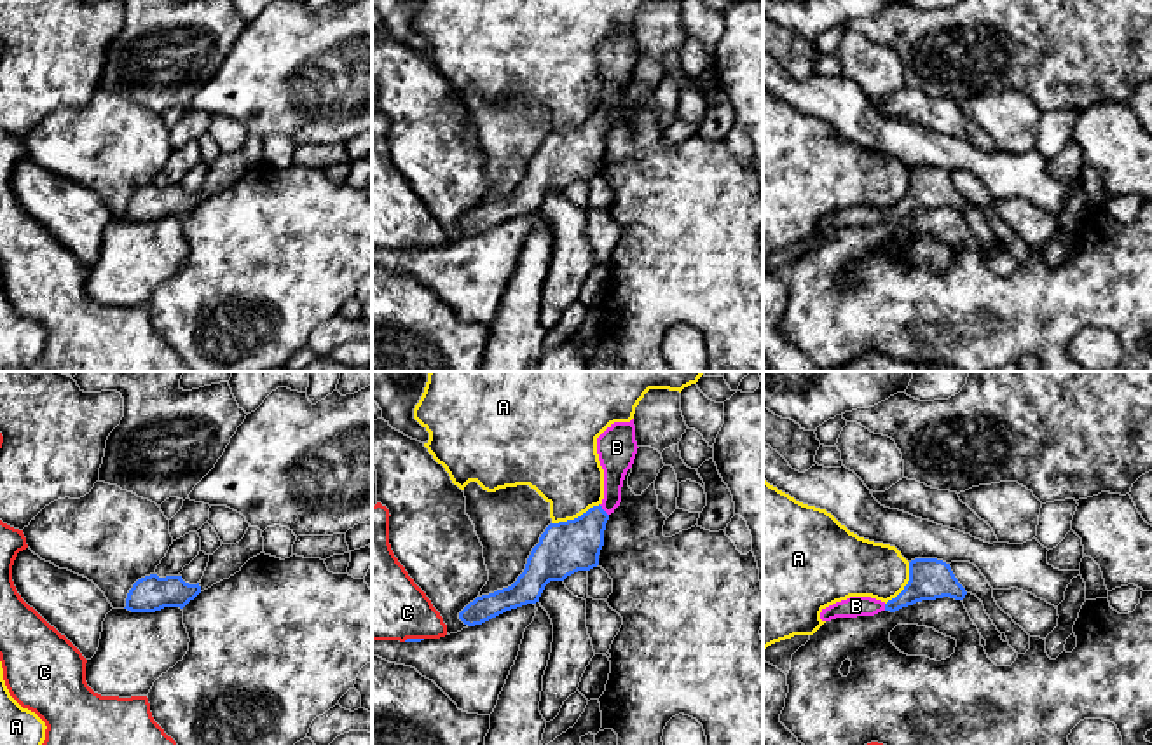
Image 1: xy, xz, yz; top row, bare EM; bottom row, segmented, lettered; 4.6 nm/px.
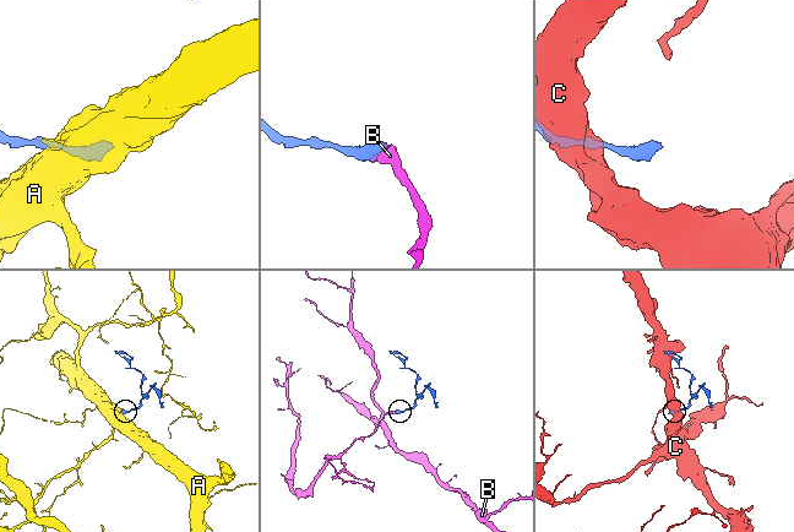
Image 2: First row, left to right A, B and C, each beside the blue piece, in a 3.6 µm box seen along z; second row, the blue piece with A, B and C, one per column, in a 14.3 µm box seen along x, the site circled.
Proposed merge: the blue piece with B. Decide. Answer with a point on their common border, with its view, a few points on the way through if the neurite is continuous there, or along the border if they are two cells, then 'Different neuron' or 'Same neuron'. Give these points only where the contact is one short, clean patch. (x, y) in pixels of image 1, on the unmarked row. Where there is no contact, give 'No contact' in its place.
Touches blue at xz (603, 119). Path across: xz (564, 157), (603, 119), (611, 110), (617, 67). Same neuron

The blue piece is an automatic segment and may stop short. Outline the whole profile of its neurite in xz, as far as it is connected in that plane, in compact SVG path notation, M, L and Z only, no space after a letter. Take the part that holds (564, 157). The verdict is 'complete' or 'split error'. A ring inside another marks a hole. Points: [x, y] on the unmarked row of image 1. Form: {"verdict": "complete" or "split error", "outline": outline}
{"verdict": "split error", "outline": "M634 28L611 33L597 47L597 63L604 79L602 112L574 129L550 133L517 190L508 197L477 206L459 222L459 229L468 236L482 234L506 220L539 211L550 190L564 190L578 180L597 176L606 133L621 112L623 89L637 58Z"}

